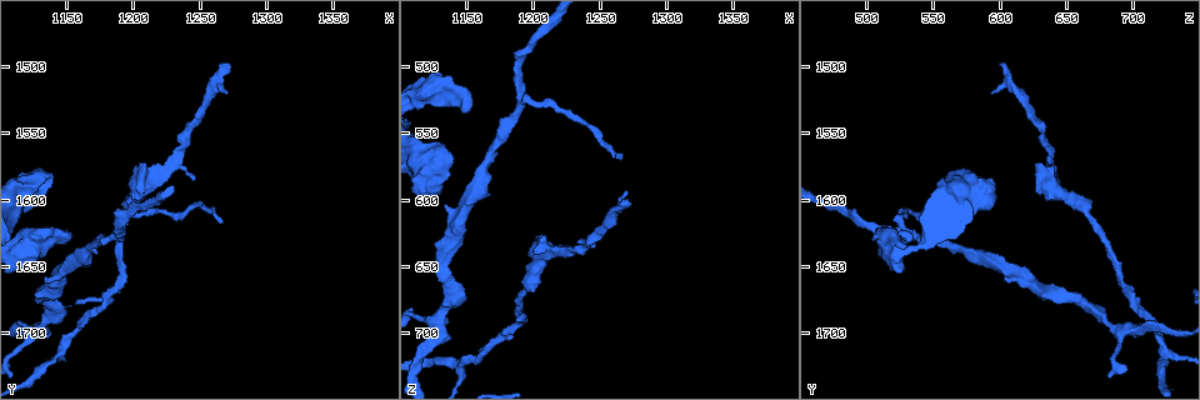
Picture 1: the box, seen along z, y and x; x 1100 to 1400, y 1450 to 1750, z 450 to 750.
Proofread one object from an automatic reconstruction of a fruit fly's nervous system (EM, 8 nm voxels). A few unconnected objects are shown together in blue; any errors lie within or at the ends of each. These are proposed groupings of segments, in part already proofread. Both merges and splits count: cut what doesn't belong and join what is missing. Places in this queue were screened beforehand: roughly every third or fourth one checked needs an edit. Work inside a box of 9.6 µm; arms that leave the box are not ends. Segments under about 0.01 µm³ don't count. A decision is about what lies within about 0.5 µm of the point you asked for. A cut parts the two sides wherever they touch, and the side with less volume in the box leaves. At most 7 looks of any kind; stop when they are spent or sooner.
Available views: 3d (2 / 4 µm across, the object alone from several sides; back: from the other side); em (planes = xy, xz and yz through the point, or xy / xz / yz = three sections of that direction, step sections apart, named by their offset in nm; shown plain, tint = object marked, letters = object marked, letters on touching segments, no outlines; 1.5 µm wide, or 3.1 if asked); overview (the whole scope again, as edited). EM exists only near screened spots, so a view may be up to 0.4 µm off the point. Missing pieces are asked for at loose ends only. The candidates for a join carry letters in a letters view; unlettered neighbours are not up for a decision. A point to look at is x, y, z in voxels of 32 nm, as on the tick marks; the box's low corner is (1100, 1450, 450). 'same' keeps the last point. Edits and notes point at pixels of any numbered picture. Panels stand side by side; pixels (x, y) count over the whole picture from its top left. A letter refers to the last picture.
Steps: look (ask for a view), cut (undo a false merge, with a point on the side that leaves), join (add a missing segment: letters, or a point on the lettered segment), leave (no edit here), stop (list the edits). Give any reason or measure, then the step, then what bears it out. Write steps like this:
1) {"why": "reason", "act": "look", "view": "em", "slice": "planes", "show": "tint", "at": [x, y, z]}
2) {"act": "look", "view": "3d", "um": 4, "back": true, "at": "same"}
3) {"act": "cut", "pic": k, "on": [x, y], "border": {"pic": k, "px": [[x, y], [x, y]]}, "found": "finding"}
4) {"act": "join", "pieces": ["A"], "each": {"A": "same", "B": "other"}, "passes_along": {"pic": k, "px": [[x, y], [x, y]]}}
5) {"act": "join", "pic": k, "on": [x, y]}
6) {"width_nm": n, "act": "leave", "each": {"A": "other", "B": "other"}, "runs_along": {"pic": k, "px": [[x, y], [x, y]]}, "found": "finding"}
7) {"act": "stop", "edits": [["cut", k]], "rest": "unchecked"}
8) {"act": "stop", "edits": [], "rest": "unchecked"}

{"act": "look", "view": "em", "slice": "planes", "show": "plain", "at": [1232, 1574, 638]}

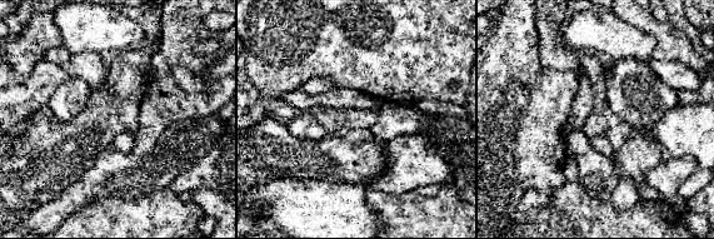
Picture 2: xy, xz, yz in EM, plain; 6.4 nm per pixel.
{"why": "with the object marked", "act": "look", "view": "em", "slice": "planes", "show": "tint", "at": "same"}

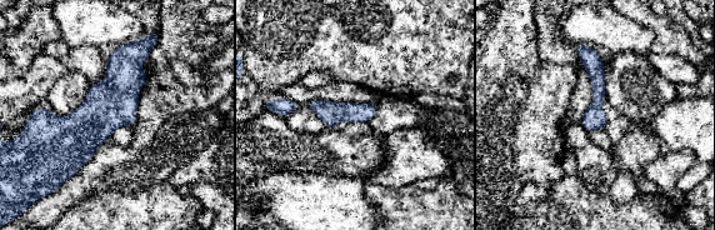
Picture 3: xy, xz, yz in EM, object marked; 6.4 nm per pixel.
{"why": "what lies round it", "act": "look", "view": "em", "slice": "planes", "show": "letters", "at": "same"}

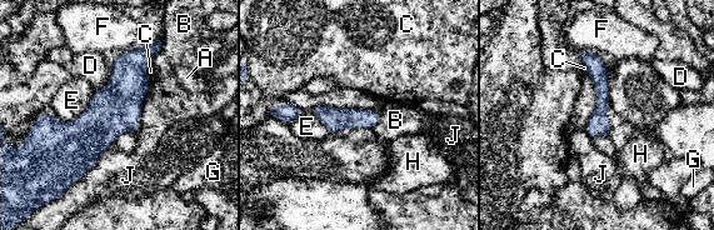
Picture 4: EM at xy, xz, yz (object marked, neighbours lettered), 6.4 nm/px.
{"width_nm": 140, "act": "leave", "each": {"A": "other", "B": "other", "C": "other", "D": "other", "E": "other", "F": "other", "G": "other", "H": "other", "J": "other"}, "runs_along": {"pic": 4, "px": [[151, 53], [81, 129], [44, 125]]}, "found": "all the same neuron"}

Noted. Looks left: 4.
{"why": "free end", "act": "look", "view": "3d", "um": 2, "at": [1154, 1626, 532]}

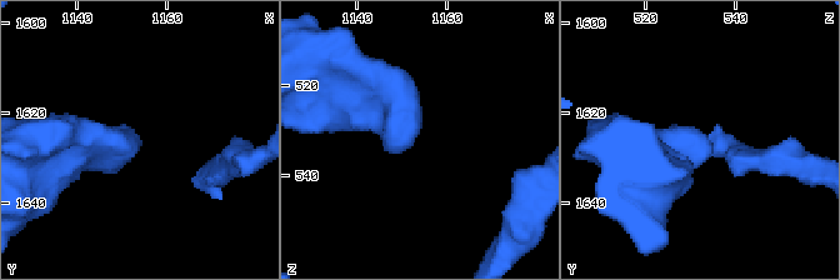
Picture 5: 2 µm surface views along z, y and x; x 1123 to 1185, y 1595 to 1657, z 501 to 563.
{"act": "look", "view": "em", "slice": "xz", "step": 4, "show": "letters", "at": [1153, 1626, 531]}

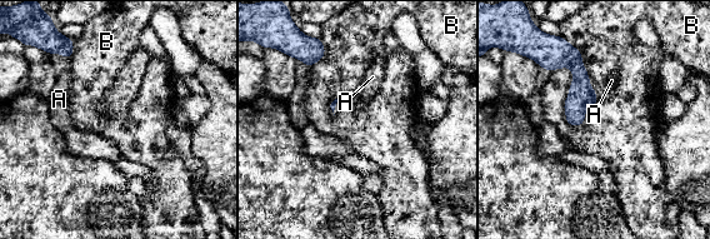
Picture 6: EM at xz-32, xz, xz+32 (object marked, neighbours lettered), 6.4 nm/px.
{"why": "another direction", "act": "look", "view": "em", "slice": "planes", "show": "letters", "at": "same"}

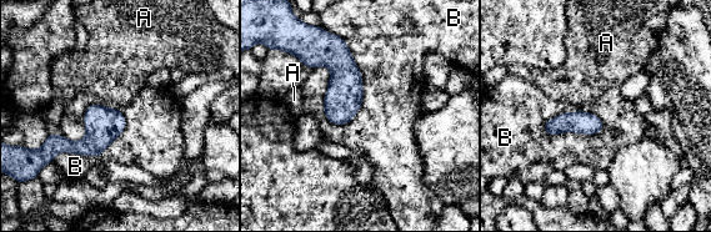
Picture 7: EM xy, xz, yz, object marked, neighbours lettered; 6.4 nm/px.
{"act": "leave", "each": {"A": "other", "B": "other"}, "found": "none of them fits"}

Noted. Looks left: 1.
{"act": "stop", "edits": [], "rest": "unchecked"}

